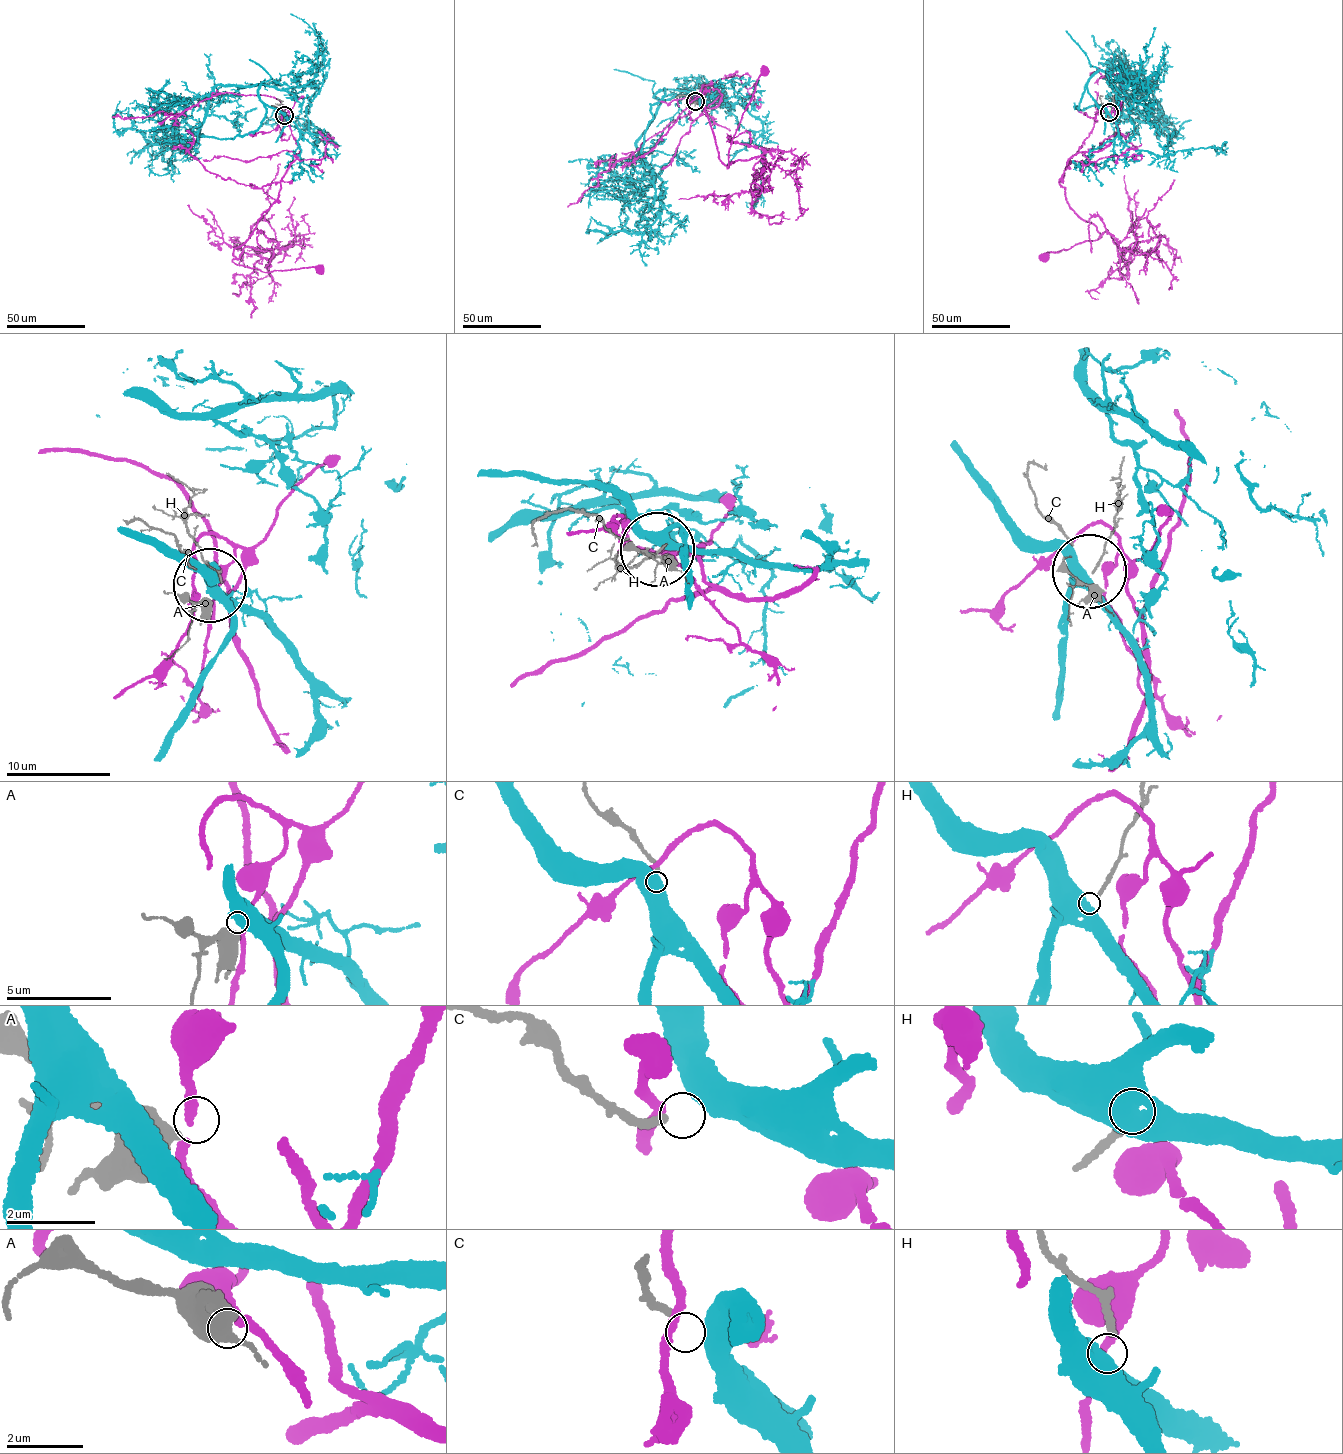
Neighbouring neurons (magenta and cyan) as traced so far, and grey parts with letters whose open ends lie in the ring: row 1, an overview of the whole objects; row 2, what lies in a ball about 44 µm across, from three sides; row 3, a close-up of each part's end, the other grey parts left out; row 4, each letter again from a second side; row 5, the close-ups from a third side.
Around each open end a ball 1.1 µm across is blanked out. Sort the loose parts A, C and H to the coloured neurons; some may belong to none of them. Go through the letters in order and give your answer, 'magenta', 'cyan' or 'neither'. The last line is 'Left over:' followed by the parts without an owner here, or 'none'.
A: neither
C: neither
H: cyan
Left over: A, C

